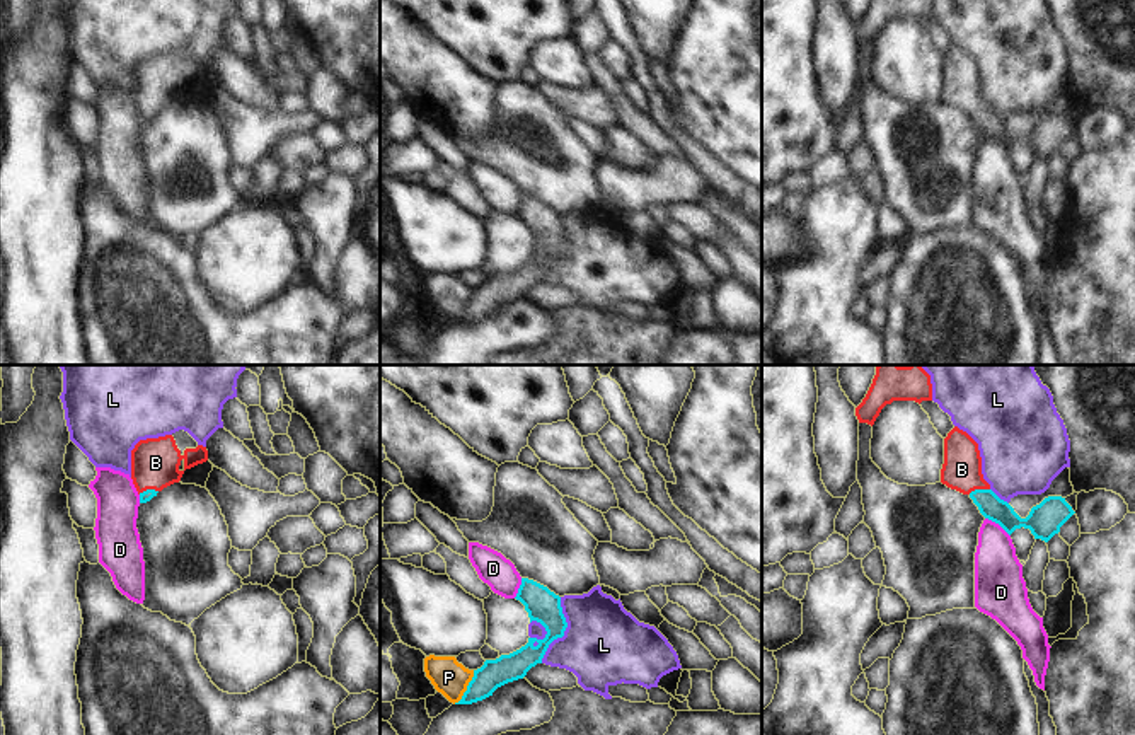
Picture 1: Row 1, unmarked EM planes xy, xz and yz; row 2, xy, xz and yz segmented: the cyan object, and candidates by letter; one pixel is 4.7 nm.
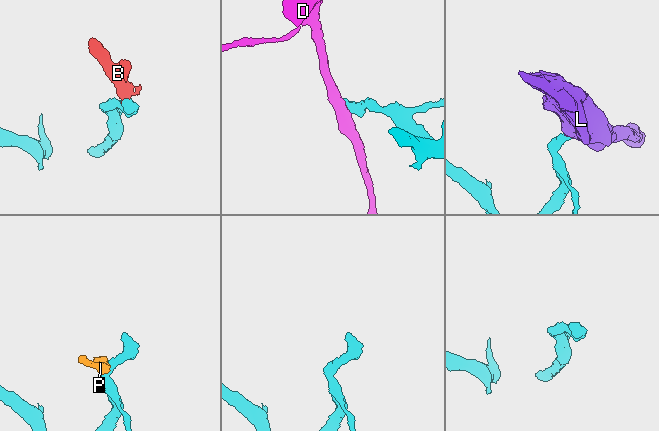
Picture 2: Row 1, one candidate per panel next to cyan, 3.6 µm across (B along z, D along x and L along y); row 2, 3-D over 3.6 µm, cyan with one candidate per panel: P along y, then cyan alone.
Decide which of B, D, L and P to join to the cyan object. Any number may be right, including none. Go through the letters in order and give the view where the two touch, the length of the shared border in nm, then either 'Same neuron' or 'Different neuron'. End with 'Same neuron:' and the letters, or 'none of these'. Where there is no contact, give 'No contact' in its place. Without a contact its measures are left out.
B: Touches cyan in yz. Shared border 110 nm. Same neuron
D: Touches cyan in yz. Shared border 150 nm. Different neuron
L: Touches cyan in xz. Shared border 320 nm. Different neuron
P: Touches cyan in xz. Shared border 190 nm. Different neuron
Same neuron: B

